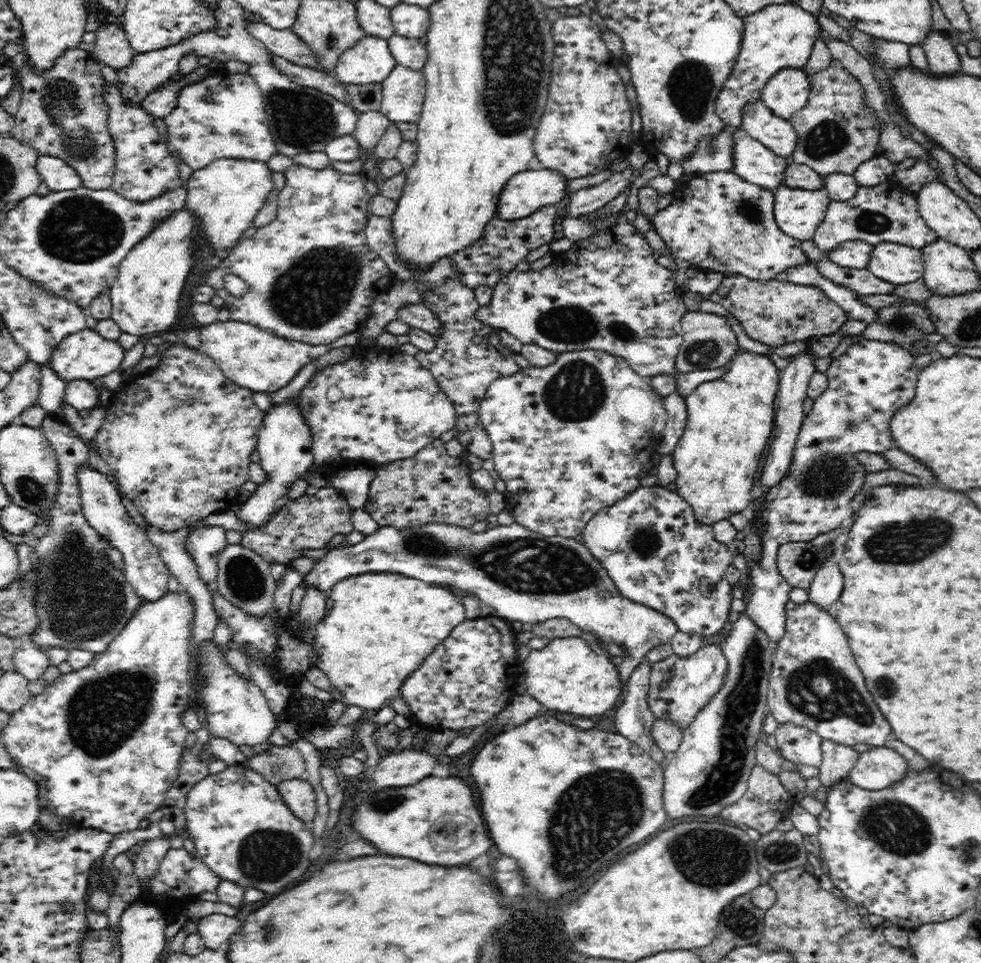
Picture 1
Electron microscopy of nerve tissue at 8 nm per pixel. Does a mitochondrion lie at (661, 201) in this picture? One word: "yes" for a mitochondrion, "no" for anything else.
no

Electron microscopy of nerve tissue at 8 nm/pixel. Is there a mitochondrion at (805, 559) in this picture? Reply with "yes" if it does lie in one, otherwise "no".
yes

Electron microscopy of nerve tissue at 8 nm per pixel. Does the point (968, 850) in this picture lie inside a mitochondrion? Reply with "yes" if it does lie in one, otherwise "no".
no

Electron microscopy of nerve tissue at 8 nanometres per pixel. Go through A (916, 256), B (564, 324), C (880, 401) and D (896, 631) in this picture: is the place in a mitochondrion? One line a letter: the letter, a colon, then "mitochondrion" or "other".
A: other
B: mitochondrion
C: other
D: other

